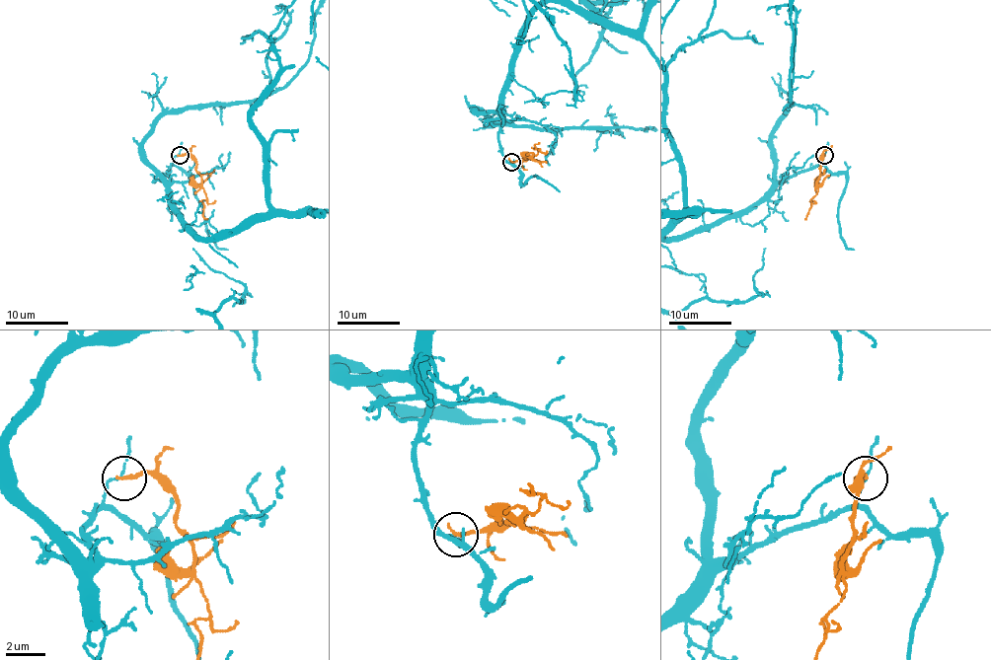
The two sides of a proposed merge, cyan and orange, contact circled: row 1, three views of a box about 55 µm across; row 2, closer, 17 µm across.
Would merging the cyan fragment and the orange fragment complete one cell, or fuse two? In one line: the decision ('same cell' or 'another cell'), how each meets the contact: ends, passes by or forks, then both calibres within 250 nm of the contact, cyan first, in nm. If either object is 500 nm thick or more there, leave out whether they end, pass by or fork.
another cell | cyan passes by | orange ends | 80/220 nm

